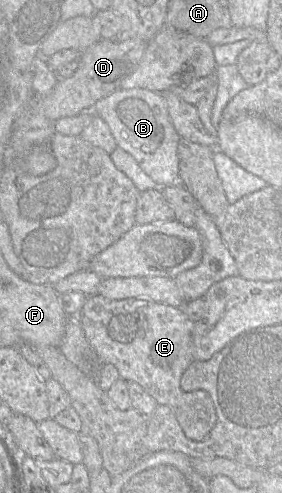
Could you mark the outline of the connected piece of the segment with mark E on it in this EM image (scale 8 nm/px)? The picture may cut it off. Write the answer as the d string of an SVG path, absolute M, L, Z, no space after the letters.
M100 294L88 296L77 317L84 334L95 351L100 363L114 365L120 378L137 382L152 396L158 405L168 405L176 414L187 437L194 440L210 438L218 417L215 415L214 403L205 390L186 392L180 388L180 380L194 361L192 356L192 340L194 323L185 313L183 307L173 307L144 298L127 298L121 300L107 299Z

